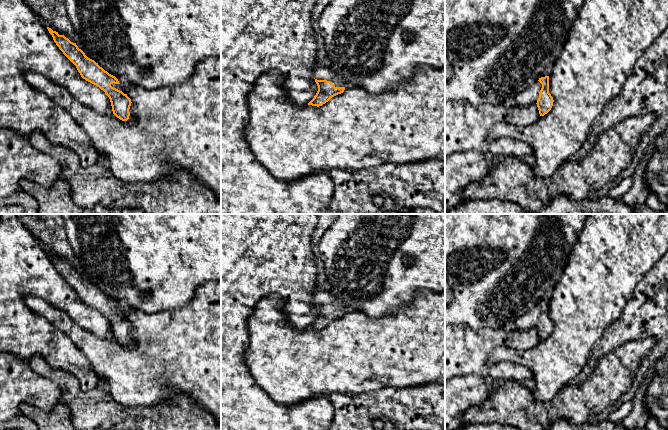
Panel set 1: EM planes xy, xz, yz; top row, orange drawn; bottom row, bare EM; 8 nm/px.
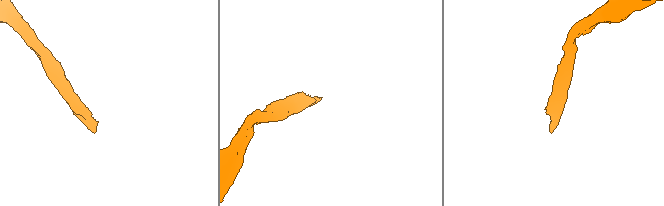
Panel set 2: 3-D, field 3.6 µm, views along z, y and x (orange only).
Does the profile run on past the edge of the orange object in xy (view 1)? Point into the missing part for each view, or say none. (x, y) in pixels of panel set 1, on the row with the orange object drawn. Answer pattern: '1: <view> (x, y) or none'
1: xy (118, 86)

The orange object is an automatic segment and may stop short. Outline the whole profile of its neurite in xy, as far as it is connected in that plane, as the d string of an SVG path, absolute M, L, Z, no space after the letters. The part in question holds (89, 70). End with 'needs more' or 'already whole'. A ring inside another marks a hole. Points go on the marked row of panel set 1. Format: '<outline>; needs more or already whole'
M49 27L47 29L59 49L76 66L81 77L99 87L109 97L113 114L122 121L132 121L133 117L129 111L132 102L118 79L88 58L76 43Z; needs more

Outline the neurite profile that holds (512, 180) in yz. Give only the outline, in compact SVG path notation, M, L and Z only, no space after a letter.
M650 113L625 119L603 132L586 156L576 161L567 160L548 178L536 176L532 167L520 157L505 157L500 164L489 170L485 177L466 187L463 192L464 200L499 199L514 202L525 211L538 212L556 197L566 196L575 201L594 198L600 188L614 180L633 162L640 141L648 136L655 119L656 116Z

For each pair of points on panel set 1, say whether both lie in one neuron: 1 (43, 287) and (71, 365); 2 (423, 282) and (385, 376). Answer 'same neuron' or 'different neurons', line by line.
1: same neuron
2: different neurons

